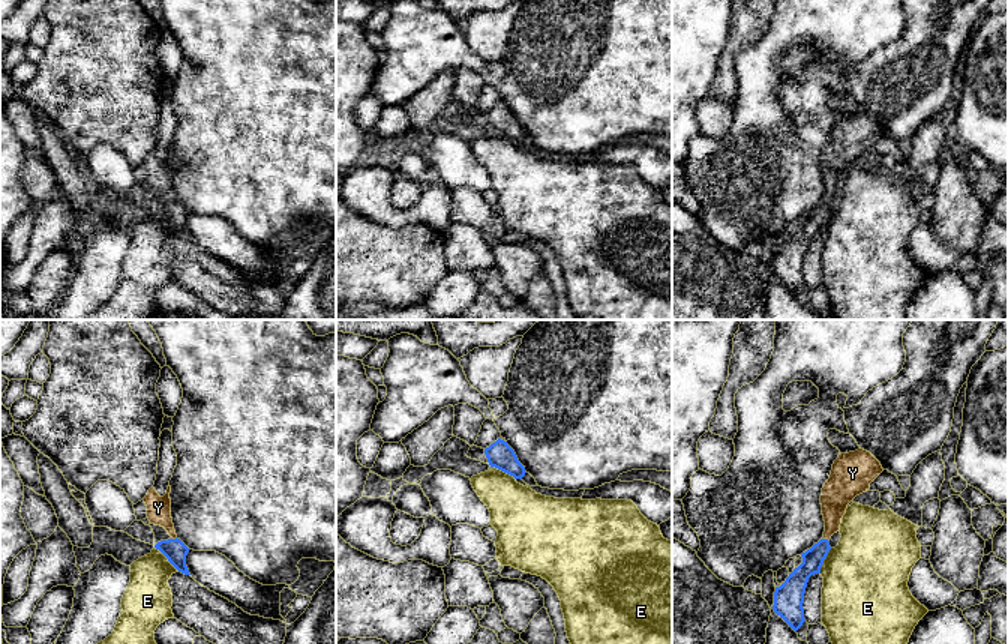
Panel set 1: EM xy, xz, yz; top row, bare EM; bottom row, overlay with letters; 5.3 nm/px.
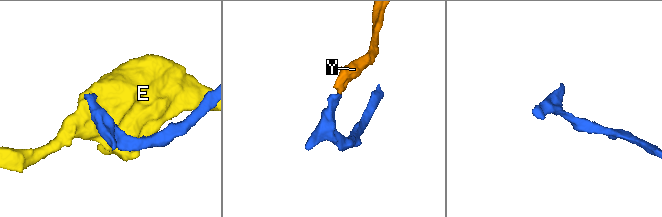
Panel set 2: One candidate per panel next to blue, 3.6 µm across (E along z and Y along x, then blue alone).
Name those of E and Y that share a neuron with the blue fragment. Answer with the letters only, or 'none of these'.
Y

